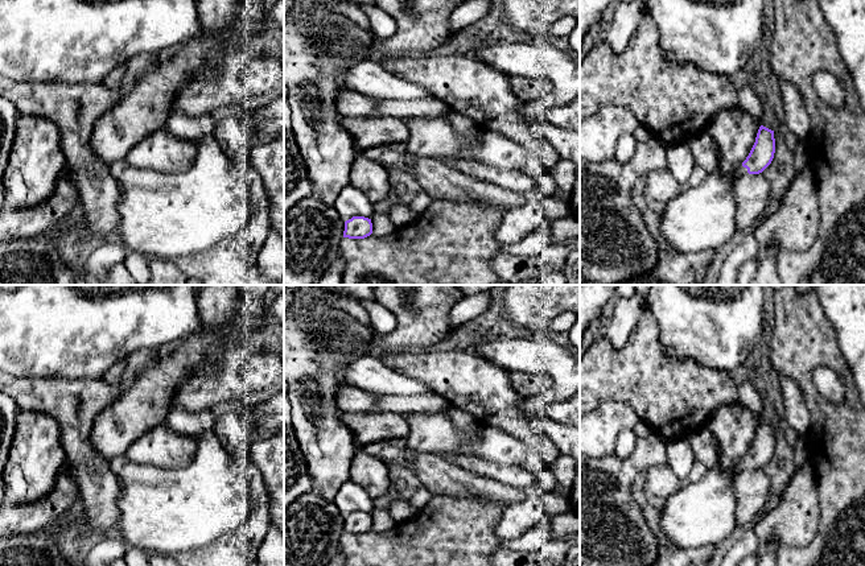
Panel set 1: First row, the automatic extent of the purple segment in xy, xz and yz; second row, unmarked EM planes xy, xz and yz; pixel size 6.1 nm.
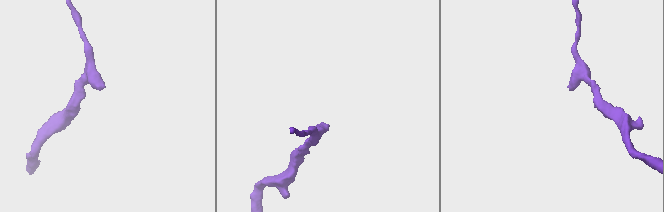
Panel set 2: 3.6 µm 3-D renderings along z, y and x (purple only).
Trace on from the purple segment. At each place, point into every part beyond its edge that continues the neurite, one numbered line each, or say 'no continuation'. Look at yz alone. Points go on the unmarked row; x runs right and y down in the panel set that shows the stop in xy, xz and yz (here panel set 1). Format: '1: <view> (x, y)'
1: yz (700, 513)

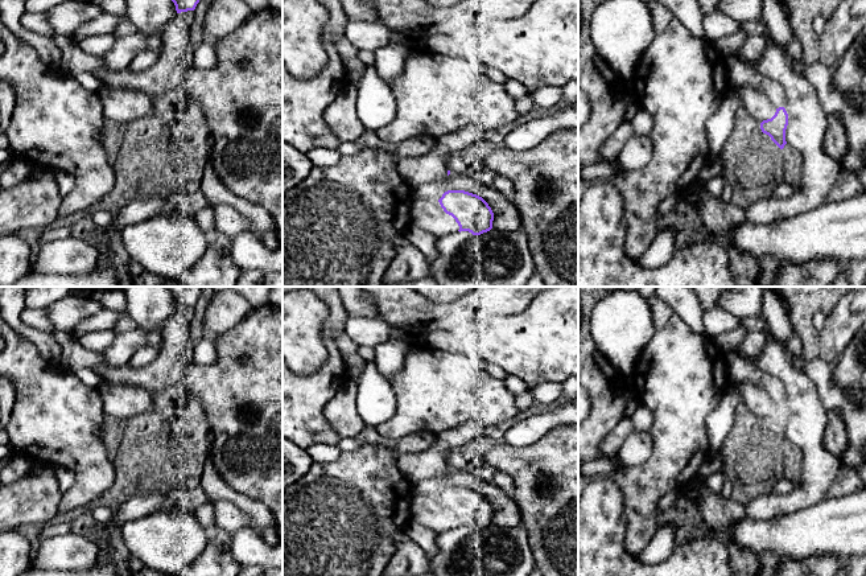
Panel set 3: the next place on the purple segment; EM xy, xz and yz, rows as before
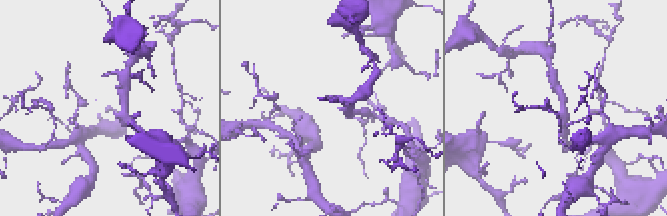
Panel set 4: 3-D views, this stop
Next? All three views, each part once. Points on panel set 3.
1: yz (758, 400)

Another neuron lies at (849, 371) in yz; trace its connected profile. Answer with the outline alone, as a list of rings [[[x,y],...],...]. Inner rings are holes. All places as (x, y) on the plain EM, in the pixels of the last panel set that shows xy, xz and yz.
[[[866,321],[833,365],[834,383],[842,391],[866,391]]]

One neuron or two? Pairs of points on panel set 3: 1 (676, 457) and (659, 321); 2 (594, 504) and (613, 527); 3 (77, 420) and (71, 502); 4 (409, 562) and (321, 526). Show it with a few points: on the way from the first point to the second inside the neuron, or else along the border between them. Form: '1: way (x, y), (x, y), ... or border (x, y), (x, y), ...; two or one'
1: border (673, 313), (656, 330); two
2: way (599, 509), (599, 514), (607, 522); one
3: way (77, 440), (82, 449), (82, 482); one
4: border (404, 533), (396, 535), (395, 551), (387, 562); two

